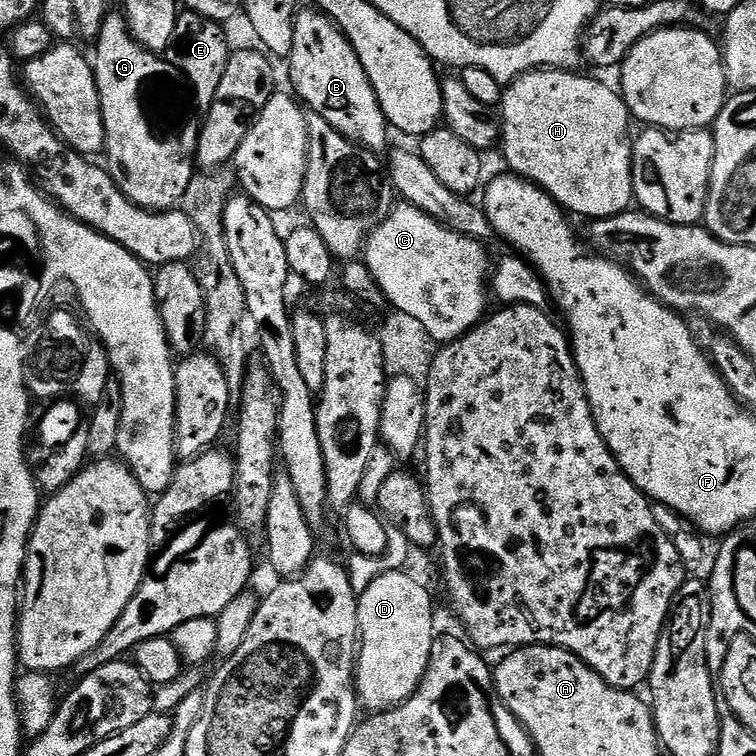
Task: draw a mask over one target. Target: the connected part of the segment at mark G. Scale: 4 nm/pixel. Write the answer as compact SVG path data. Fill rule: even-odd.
M109 11L102 22L102 30L94 41L94 71L96 85L100 95L100 113L104 119L104 152L108 161L108 173L114 178L118 190L126 194L130 202L149 212L166 212L175 209L181 203L190 186L193 176L197 175L196 143L200 141L201 121L188 116L173 132L156 133L148 121L148 100L160 96L163 92L176 92L185 83L184 73L176 67L171 59L146 50L128 33L128 23L119 11Z

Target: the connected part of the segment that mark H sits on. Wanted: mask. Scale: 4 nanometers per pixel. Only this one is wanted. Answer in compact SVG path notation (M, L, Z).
M545 68L525 72L523 76L516 77L503 89L498 105L498 119L502 125L502 148L504 144L504 160L509 164L515 175L523 176L532 181L539 188L549 192L561 208L567 210L573 217L588 216L589 221L607 220L610 216L617 216L619 212L629 211L633 207L632 194L632 146L633 137L628 137L628 124L630 125L630 113L624 97L615 87L603 84L600 80L591 80L588 76L579 76L576 70L561 70L559 68Z

